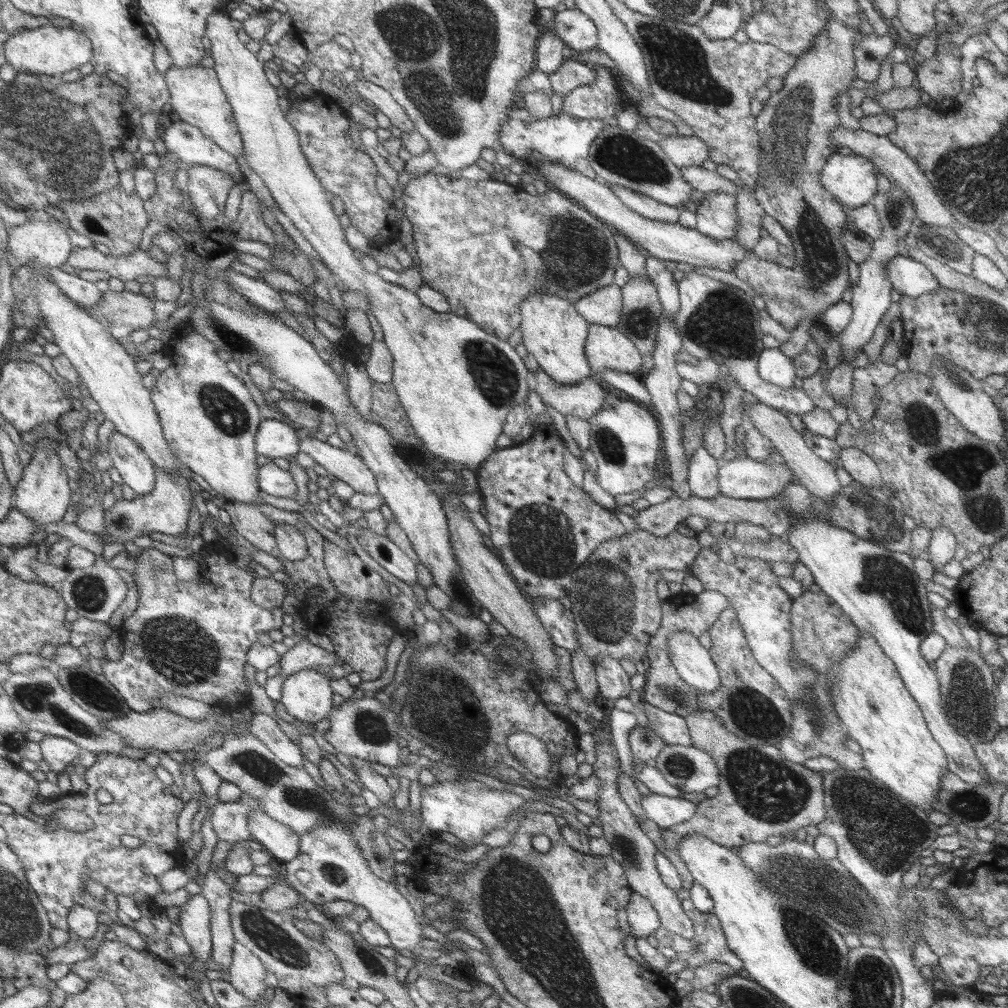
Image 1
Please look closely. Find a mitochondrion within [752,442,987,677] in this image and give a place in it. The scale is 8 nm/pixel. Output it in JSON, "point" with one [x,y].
{"point":[880,577]}

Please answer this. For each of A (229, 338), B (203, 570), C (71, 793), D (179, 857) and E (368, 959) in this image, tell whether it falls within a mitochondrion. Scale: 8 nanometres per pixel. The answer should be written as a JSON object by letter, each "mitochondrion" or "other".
{"A":"mitochondrion","B":"other","C":"other","D":"other","E":"mitochondrion"}

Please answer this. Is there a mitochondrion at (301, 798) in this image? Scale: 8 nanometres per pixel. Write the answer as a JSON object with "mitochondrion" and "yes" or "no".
{"mitochondrion":"yes"}

